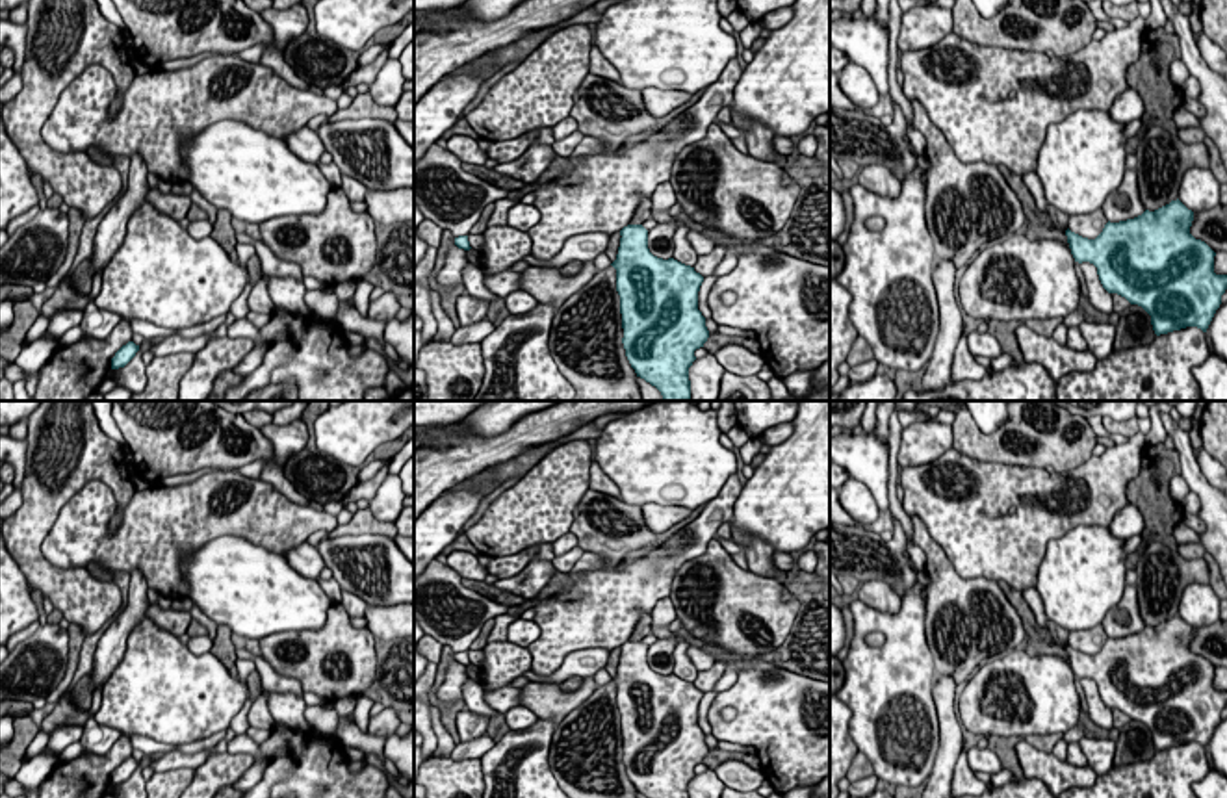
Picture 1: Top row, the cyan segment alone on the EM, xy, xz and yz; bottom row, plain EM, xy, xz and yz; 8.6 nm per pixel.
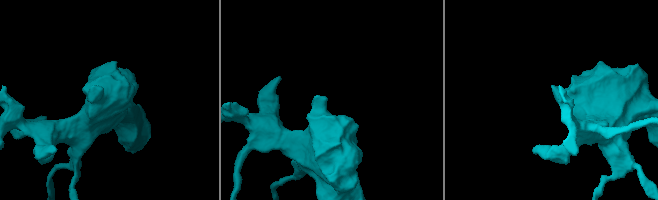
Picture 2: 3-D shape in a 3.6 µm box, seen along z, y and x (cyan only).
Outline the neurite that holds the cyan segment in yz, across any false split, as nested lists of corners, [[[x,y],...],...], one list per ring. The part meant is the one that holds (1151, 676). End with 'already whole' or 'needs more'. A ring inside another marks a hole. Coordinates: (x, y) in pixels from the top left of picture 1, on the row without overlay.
[[[1179,614],[1119,638],[1106,638],[1095,655],[1069,644],[1075,677],[1097,683],[1108,709],[1125,713],[1151,731],[1156,752],[1197,742],[1207,748],[1227,690],[1214,689],[1216,668],[1190,650],[1194,627]]]; already whole

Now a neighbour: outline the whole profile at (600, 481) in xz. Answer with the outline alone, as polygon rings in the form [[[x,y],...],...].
[[[592,460],[590,464],[588,490],[603,492],[605,496],[622,499],[618,486],[611,481],[611,477],[600,468],[596,460]]]

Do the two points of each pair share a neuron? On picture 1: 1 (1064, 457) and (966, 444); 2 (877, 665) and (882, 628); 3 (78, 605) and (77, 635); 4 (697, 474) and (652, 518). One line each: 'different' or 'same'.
1: same
2: same
3: different
4: different

